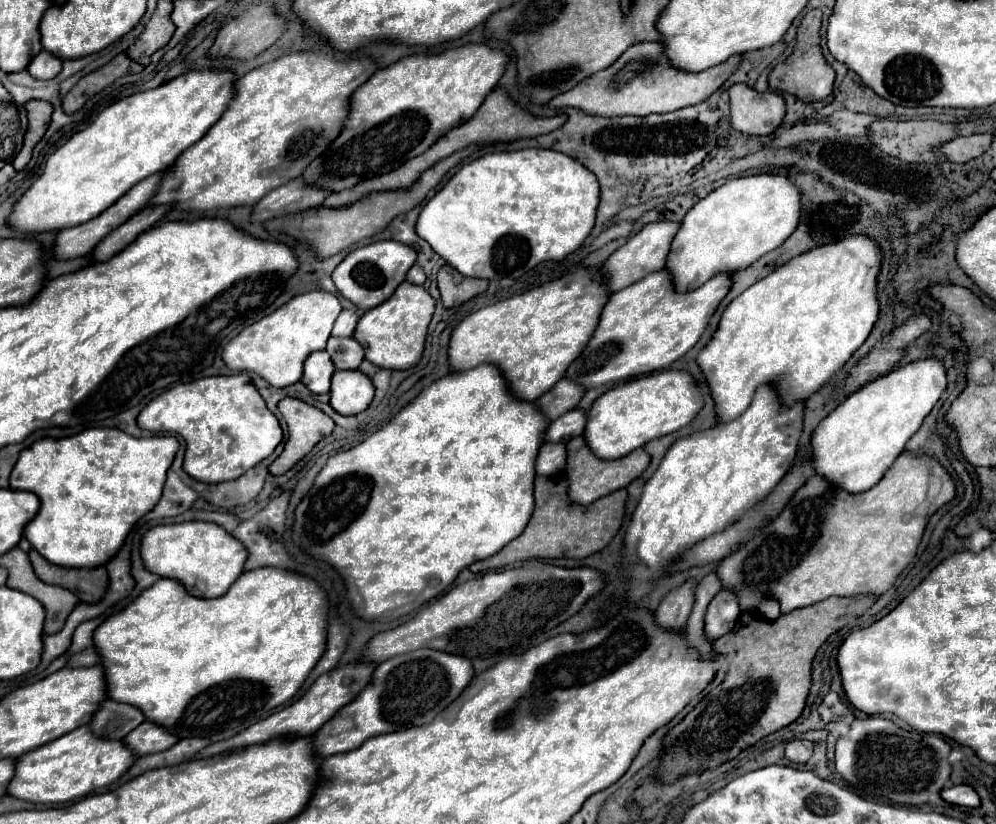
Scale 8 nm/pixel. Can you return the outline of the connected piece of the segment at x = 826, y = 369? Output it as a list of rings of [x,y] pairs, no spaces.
[[[849,235],[845,239],[839,239],[839,243],[825,243],[825,247],[815,247],[813,251],[805,253],[805,255],[797,255],[797,259],[789,259],[789,263],[785,263],[785,267],[777,267],[775,271],[771,271],[765,279],[757,281],[755,285],[751,285],[747,291],[743,291],[737,299],[733,299],[729,303],[729,307],[723,311],[721,315],[721,321],[719,321],[719,327],[713,335],[713,339],[707,343],[707,347],[699,353],[697,361],[699,361],[699,367],[703,369],[707,381],[709,381],[709,387],[713,391],[713,399],[715,399],[715,405],[717,405],[717,421],[731,421],[735,417],[739,417],[751,403],[753,399],[753,393],[755,389],[761,385],[761,383],[777,383],[781,395],[785,401],[803,401],[807,399],[811,393],[815,393],[819,387],[823,387],[831,375],[835,371],[839,371],[847,359],[863,345],[863,341],[867,339],[867,335],[871,333],[875,321],[877,321],[877,315],[879,315],[879,299],[877,299],[877,275],[881,271],[881,247],[875,239],[871,239],[869,235]]]

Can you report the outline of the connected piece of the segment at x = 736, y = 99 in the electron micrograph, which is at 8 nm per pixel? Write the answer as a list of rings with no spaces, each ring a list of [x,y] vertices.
[[[743,83],[729,89],[729,119],[735,131],[745,135],[769,135],[781,125],[783,115],[785,101],[777,93],[759,93]]]

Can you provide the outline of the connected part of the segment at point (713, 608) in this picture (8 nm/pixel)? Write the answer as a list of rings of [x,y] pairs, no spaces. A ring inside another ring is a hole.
[[[721,589],[709,603],[709,609],[705,615],[705,635],[713,641],[719,639],[727,631],[731,631],[739,613],[741,609],[737,603],[737,595],[733,595],[733,591],[729,589]]]

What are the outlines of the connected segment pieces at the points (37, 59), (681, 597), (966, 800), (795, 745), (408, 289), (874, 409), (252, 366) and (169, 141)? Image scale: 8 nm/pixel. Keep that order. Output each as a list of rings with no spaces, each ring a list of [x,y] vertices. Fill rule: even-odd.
[[[41,51],[33,57],[33,61],[29,63],[27,71],[35,77],[35,79],[53,79],[59,71],[61,71],[61,59],[57,59],[55,55]]]
[[[687,579],[683,585],[671,589],[659,603],[655,611],[655,619],[659,625],[669,627],[673,631],[681,631],[687,623],[687,617],[691,613],[691,607],[695,603],[695,589],[697,589],[695,579]]]
[[[953,785],[953,787],[947,787],[947,789],[941,791],[941,797],[947,803],[951,803],[951,805],[979,807],[979,795],[969,785]]]
[[[791,741],[785,747],[785,757],[793,763],[807,763],[809,757],[813,755],[813,743],[811,741]]]
[[[403,281],[395,293],[381,305],[365,311],[355,329],[355,339],[365,349],[365,359],[381,369],[411,369],[415,367],[425,349],[427,325],[435,309],[433,297],[421,287]]]
[[[935,357],[911,361],[871,383],[867,383],[857,393],[849,395],[843,403],[839,403],[813,431],[811,449],[813,449],[813,467],[817,475],[839,483],[845,491],[861,493],[873,487],[877,481],[883,479],[885,471],[895,463],[895,459],[903,453],[907,441],[917,433],[923,419],[929,415],[933,405],[939,401],[941,393],[947,389],[947,371],[943,363]]]
[[[311,291],[293,297],[289,303],[245,327],[223,347],[223,361],[233,371],[253,371],[273,387],[287,387],[301,379],[309,353],[325,349],[333,321],[341,313],[341,303],[333,293]]]
[[[193,69],[163,83],[157,89],[135,93],[115,101],[113,105],[103,109],[87,129],[75,133],[47,159],[43,175],[17,201],[9,223],[23,233],[41,233],[49,229],[73,227],[97,217],[141,179],[171,167],[187,147],[197,143],[205,135],[205,131],[209,131],[213,123],[217,123],[227,103],[231,103],[231,97],[237,93],[235,79],[237,77],[231,69]]]

